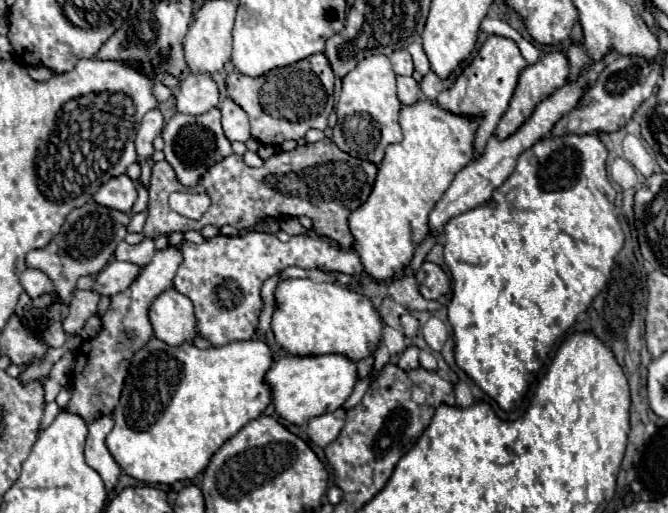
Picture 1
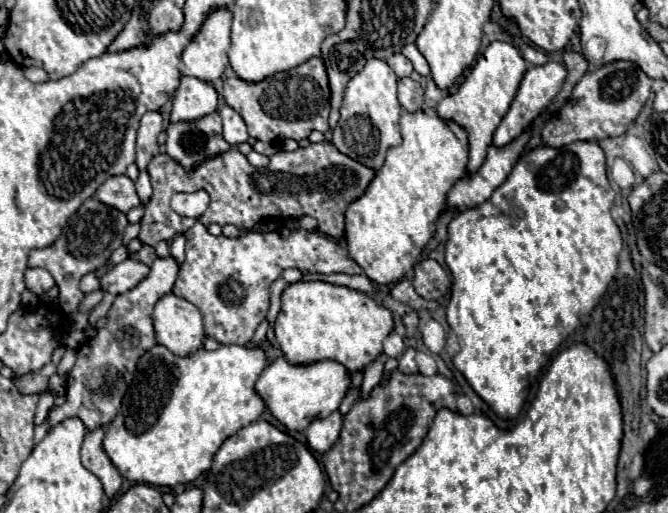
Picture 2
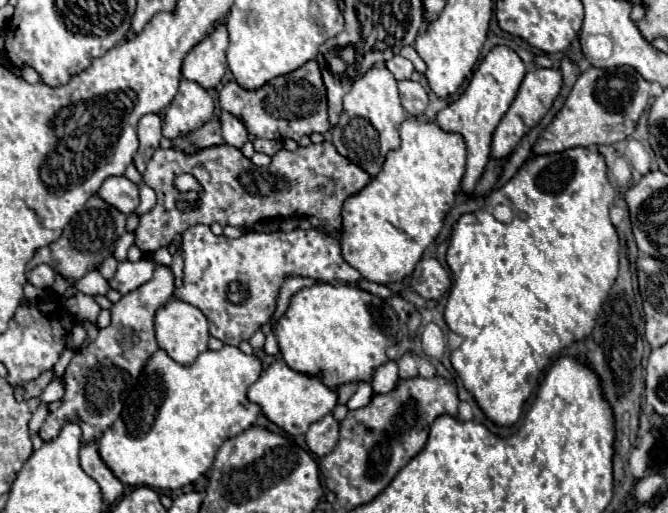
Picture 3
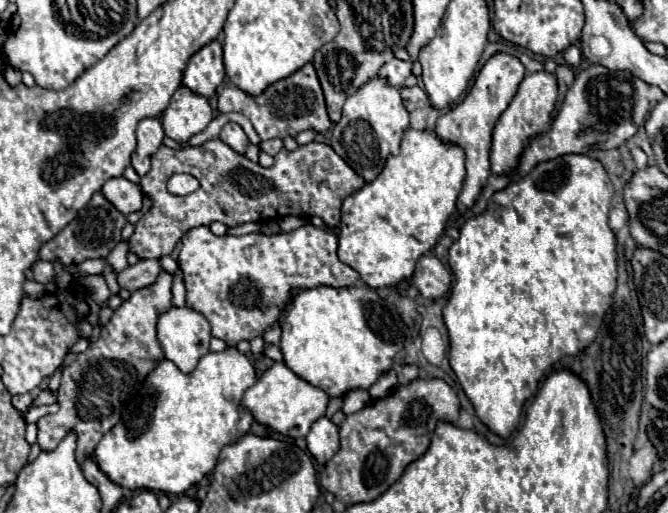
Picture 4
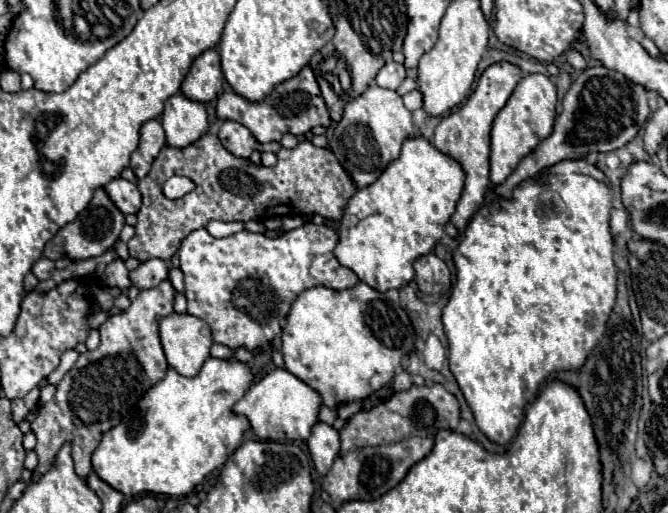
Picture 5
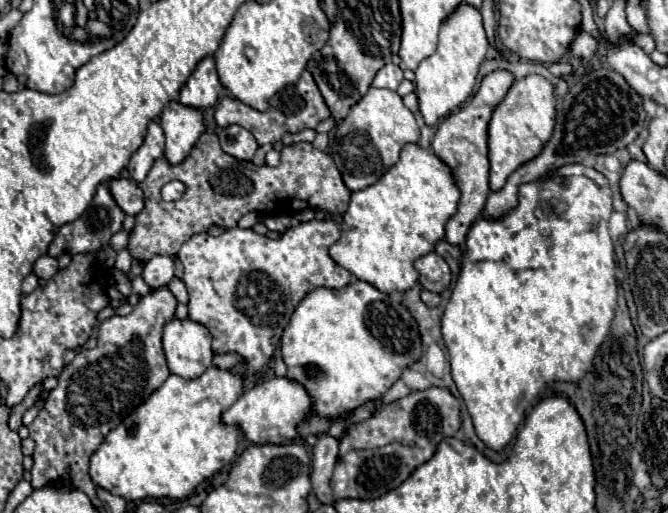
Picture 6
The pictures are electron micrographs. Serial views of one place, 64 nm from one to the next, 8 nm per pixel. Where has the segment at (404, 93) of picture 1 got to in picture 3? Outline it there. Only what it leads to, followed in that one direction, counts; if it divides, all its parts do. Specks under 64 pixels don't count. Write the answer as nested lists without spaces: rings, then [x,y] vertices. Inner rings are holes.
[[[402,80],[402,82],[398,82],[398,90],[400,90],[402,106],[410,116],[416,116],[426,110],[428,90],[422,88],[422,84],[412,82],[412,80]]]

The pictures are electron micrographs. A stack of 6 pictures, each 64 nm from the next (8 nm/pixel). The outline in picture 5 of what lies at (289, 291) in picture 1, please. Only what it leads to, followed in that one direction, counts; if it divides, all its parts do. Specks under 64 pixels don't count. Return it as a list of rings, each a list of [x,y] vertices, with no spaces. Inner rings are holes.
[[[358,282],[348,290],[330,290],[316,286],[304,290],[292,304],[286,326],[282,330],[282,356],[286,370],[320,394],[322,406],[338,408],[348,402],[366,400],[372,392],[390,386],[396,376],[396,368],[402,366],[406,354],[414,354],[414,340],[414,326],[408,314],[402,310],[396,292],[378,294],[378,290],[370,288],[364,282]]]

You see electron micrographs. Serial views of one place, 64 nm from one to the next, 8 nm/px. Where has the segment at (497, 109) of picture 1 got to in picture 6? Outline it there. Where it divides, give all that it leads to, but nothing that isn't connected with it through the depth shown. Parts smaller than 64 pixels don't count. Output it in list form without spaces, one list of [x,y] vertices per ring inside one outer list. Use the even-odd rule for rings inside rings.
[[[498,70],[488,74],[474,98],[446,116],[446,120],[440,122],[436,138],[432,140],[432,152],[450,168],[452,178],[460,190],[460,204],[458,212],[448,220],[446,224],[446,242],[452,246],[464,248],[464,236],[468,234],[468,228],[478,220],[480,212],[484,210],[484,204],[488,200],[490,188],[488,188],[488,148],[486,148],[486,130],[488,130],[488,120],[496,104],[504,98],[508,88],[512,86],[514,78],[506,70]]]

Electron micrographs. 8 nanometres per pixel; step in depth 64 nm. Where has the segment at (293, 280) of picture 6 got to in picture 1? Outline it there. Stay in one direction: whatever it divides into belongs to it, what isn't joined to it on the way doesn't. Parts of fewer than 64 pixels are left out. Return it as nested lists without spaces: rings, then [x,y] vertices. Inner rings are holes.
[[[246,232],[244,236],[236,238],[220,234],[204,240],[202,244],[184,242],[182,256],[184,260],[176,272],[174,288],[192,300],[198,318],[198,334],[210,340],[214,346],[254,338],[258,316],[264,308],[260,288],[268,278],[278,274],[276,270],[298,266],[322,272],[364,272],[362,262],[352,248],[340,248],[312,232],[292,236],[288,242],[280,242],[274,234],[266,232]]]

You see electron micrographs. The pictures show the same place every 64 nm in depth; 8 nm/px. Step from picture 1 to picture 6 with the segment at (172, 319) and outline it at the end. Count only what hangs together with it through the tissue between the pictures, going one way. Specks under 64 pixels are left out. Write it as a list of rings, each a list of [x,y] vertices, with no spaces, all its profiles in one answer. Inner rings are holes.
[[[172,320],[162,334],[164,354],[172,374],[180,378],[198,378],[212,366],[212,336],[192,320]]]

